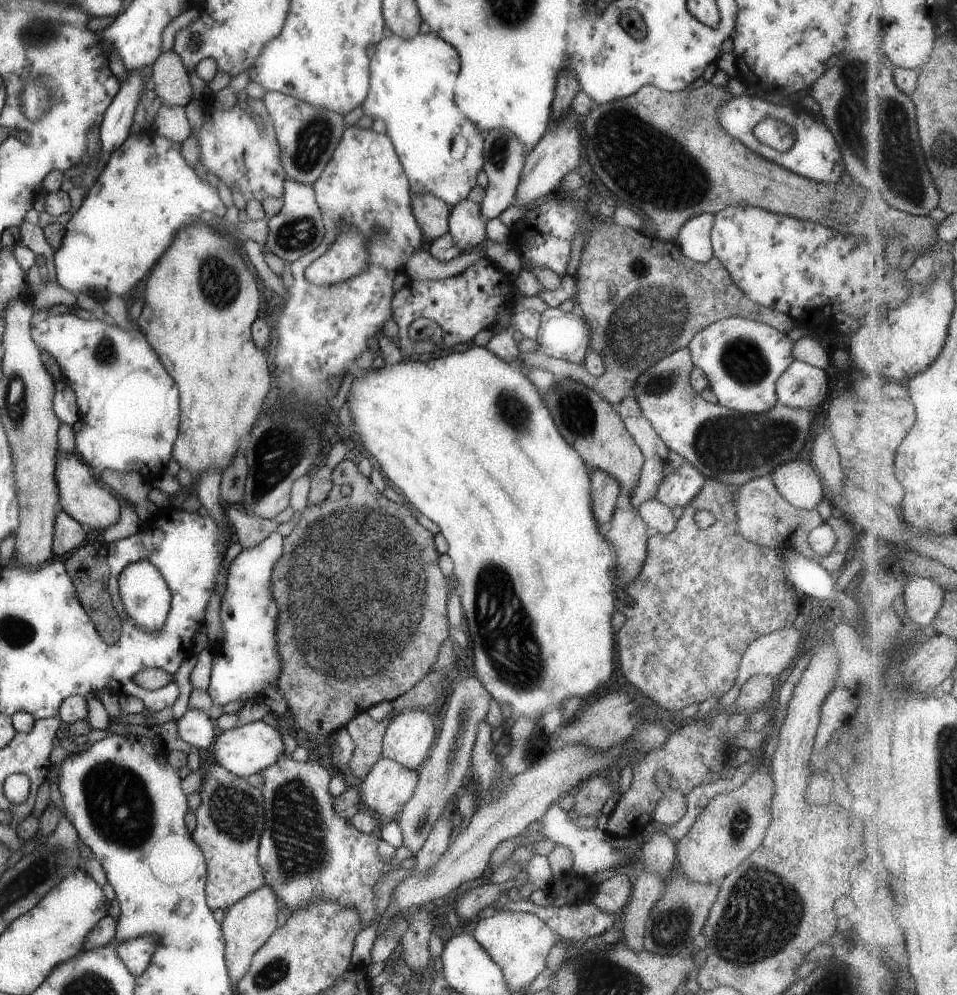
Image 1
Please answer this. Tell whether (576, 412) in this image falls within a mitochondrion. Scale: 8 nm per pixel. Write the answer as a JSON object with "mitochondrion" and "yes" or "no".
{"mitochondrion":"yes"}

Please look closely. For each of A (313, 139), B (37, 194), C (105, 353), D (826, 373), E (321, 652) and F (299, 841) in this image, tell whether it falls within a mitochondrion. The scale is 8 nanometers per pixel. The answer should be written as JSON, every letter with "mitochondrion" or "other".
{"A":"mitochondrion","B":"other","C":"mitochondrion","D":"other","E":"mitochondrion","F":"mitochondrion"}

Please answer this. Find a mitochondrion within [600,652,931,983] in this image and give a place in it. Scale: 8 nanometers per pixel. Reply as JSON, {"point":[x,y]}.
{"point":[742,935]}

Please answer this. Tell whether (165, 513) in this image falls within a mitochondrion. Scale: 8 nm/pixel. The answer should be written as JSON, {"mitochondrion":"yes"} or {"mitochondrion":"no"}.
{"mitochondrion":"no"}

